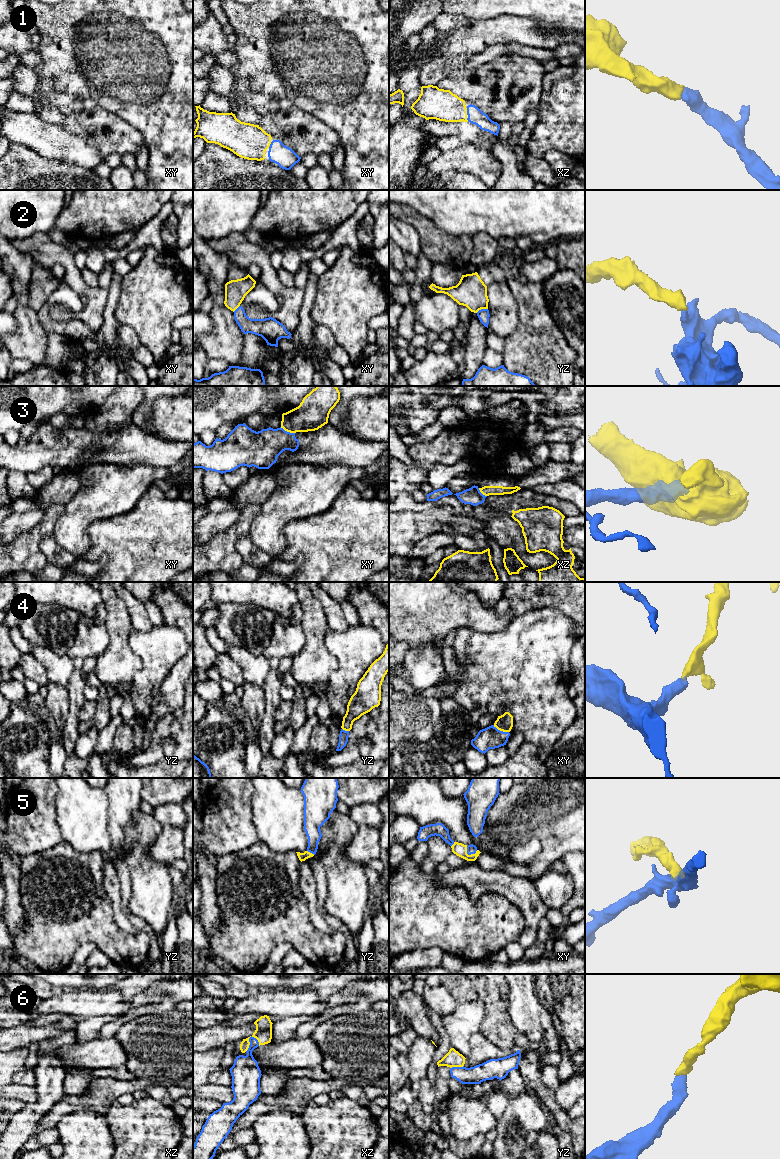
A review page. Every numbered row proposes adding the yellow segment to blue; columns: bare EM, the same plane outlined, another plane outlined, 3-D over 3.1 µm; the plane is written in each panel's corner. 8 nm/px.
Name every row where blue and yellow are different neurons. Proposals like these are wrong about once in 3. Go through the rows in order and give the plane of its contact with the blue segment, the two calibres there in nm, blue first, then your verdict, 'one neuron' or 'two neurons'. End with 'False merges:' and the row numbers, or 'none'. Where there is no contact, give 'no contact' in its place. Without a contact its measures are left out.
1: xz | 130/240 nm | one neuron
2: yz | 90/240 nm | two neurons
3: xy | 280/240 nm | two neurons
4: xy | 180/130 nm | one neuron
5: xy | 80/100 nm | one neuron
6: xz | 220/70 nm | one neuron
False merges: 2, 3

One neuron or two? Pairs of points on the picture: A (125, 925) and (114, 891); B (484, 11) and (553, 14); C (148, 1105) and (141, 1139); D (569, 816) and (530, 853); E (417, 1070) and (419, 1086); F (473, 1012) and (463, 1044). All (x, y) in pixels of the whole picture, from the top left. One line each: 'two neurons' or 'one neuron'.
A: one neuron
B: one neuron
C: one neuron
D: two neurons
E: two neurons
F: one neuron

